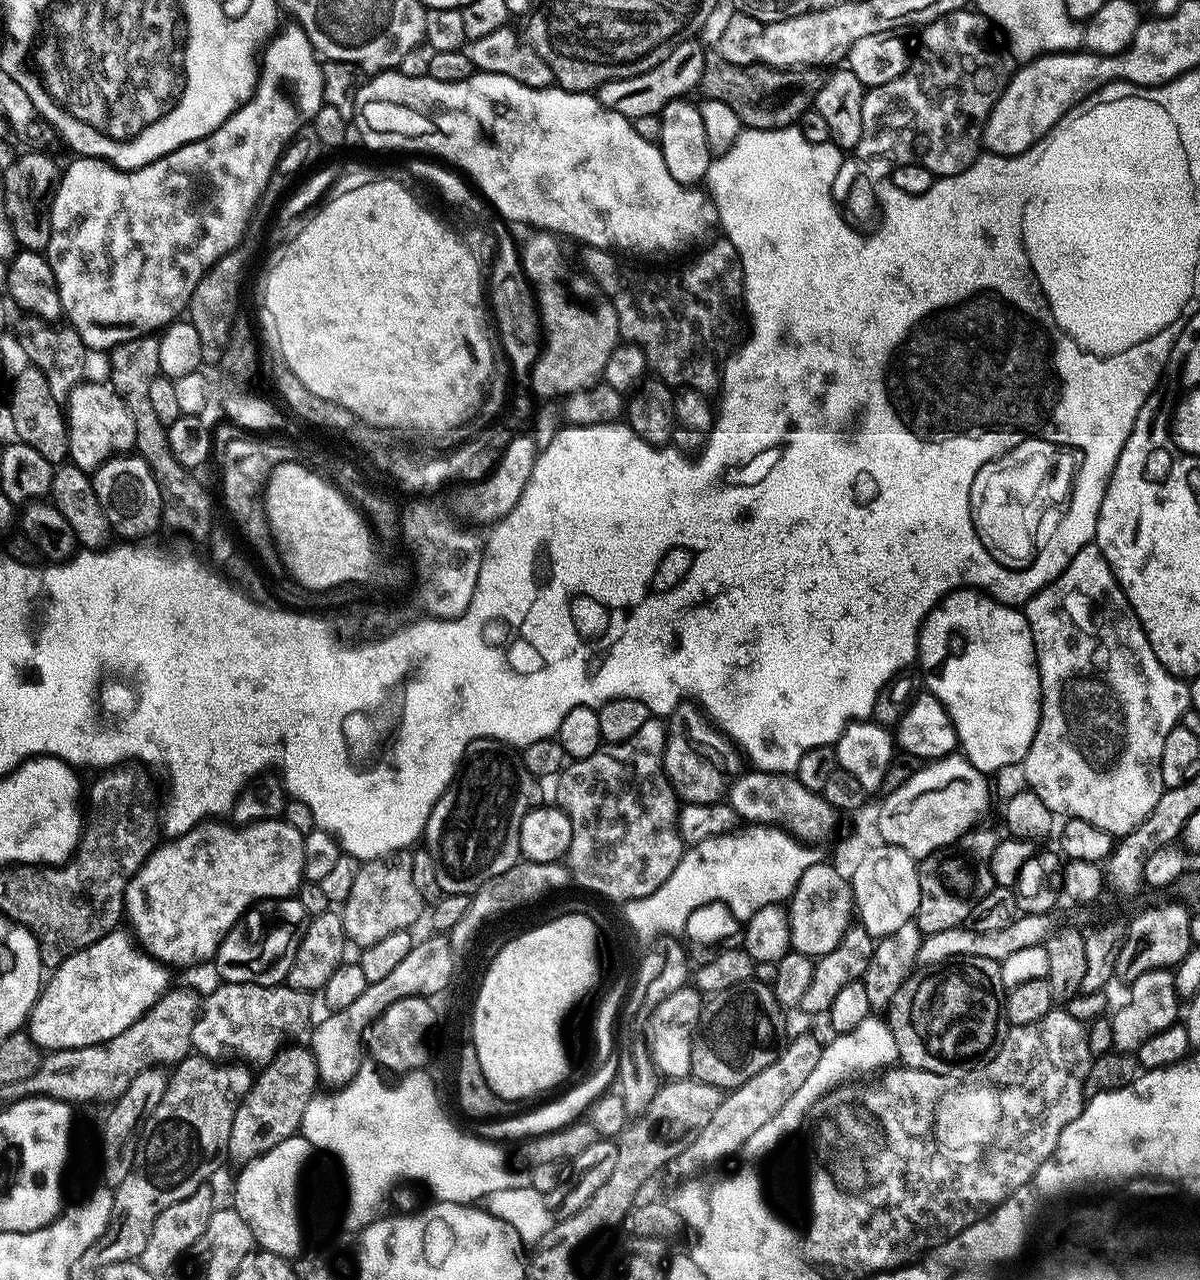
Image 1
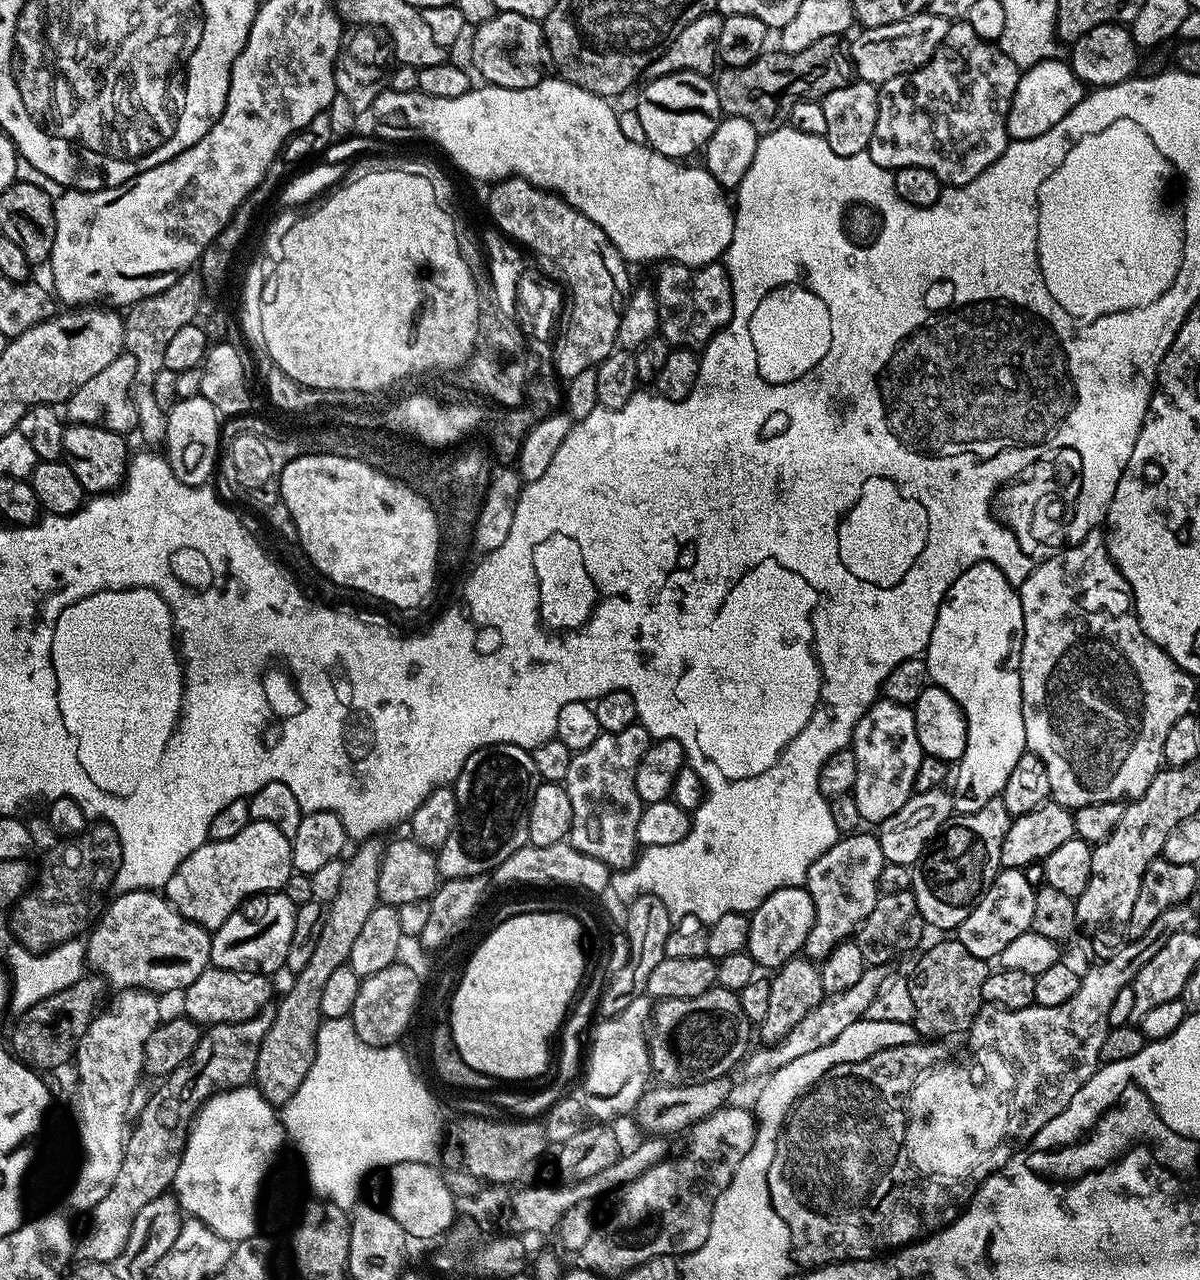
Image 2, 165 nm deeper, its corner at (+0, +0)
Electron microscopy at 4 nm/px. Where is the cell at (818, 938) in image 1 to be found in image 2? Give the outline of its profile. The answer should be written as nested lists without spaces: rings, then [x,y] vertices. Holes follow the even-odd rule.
[[[807,887],[780,888],[764,899],[748,916],[747,954],[761,969],[778,969],[787,960],[801,955],[806,934],[810,932],[813,924],[814,902]]]

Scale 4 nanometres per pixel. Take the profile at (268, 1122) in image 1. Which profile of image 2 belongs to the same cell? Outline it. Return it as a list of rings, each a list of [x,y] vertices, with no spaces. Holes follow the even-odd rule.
[[[376,838],[363,841],[357,847],[360,849],[352,857],[350,857],[351,855],[347,857],[344,873],[342,874],[342,886],[338,889],[338,894],[334,894],[332,903],[327,905],[324,914],[324,924],[321,926],[320,933],[318,934],[318,946],[314,946],[314,955],[310,957],[310,962],[306,962],[306,970],[295,973],[293,980],[296,981],[293,982],[292,989],[281,998],[280,1005],[275,1005],[272,1013],[272,1025],[266,1034],[266,1038],[262,1038],[262,1042],[260,1043],[254,1077],[255,1087],[260,1089],[260,1093],[273,1106],[287,1104],[291,1096],[298,1090],[298,1086],[302,1086],[302,1082],[314,1062],[316,1032],[322,1023],[320,1015],[322,986],[326,986],[326,982],[330,979],[330,974],[334,974],[334,970],[347,965],[350,958],[350,949],[354,947],[354,941],[358,939],[358,934],[366,922],[366,917],[370,914],[370,910],[374,910],[376,905],[381,903],[380,891],[378,890],[378,874],[384,861],[385,845],[383,843],[379,844],[380,842]]]

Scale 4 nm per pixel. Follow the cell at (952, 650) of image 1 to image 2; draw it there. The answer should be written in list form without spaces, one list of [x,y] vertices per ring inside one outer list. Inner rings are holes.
[[[975,564],[952,583],[944,595],[930,634],[926,659],[931,683],[946,690],[964,712],[966,718],[966,750],[954,768],[956,788],[964,796],[952,796],[952,807],[961,816],[982,810],[988,800],[999,797],[1010,770],[1027,749],[1026,726],[1022,718],[1022,686],[1020,655],[1024,641],[1024,619],[1020,593],[996,564]]]

